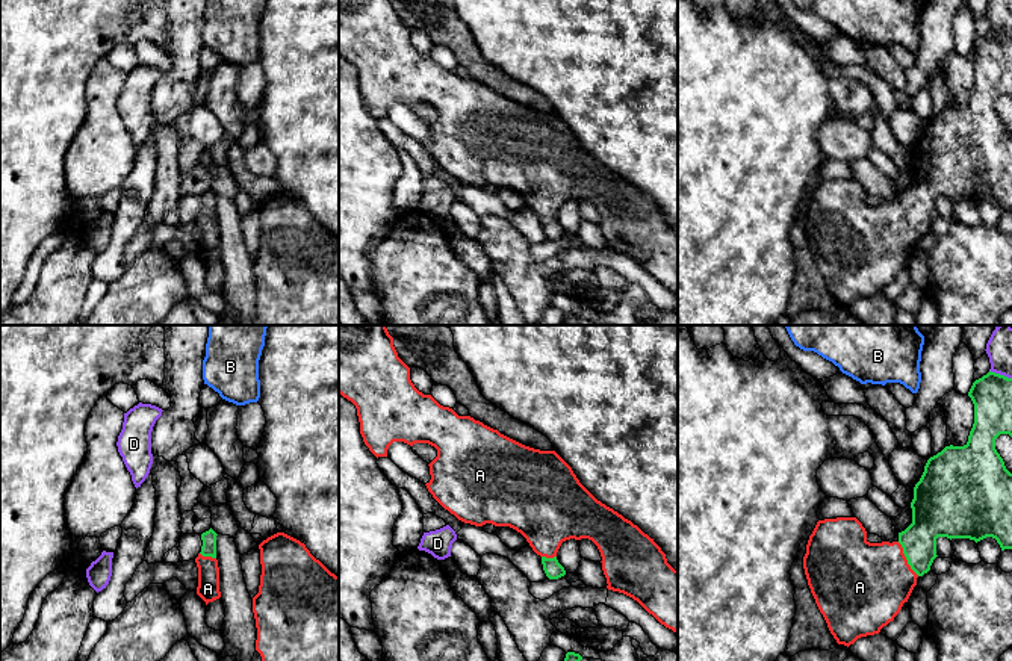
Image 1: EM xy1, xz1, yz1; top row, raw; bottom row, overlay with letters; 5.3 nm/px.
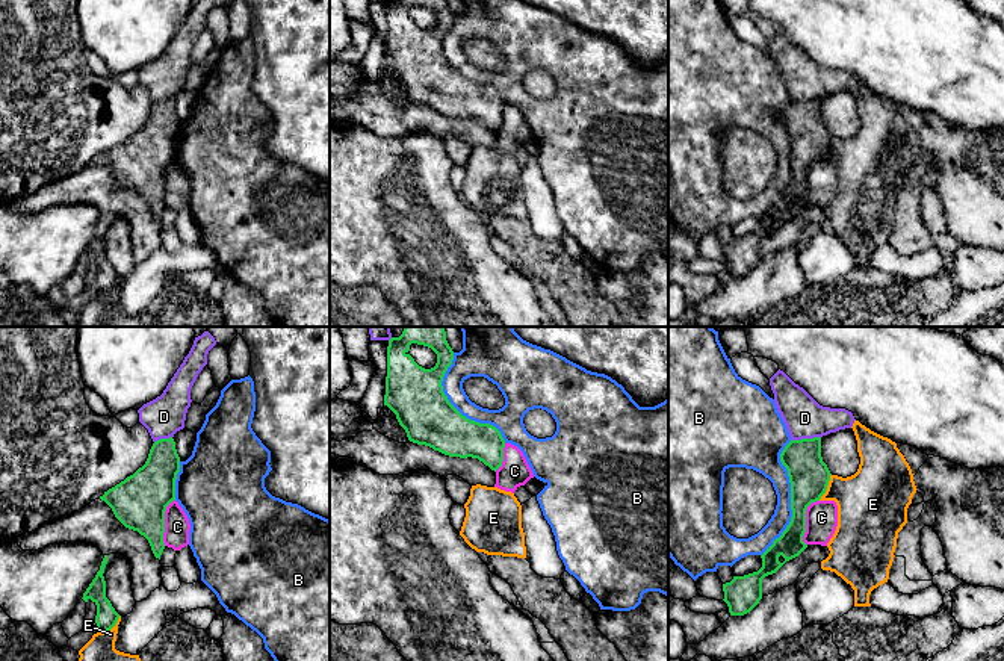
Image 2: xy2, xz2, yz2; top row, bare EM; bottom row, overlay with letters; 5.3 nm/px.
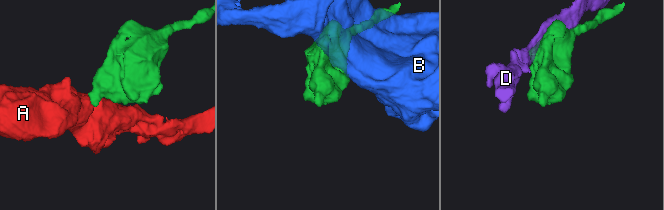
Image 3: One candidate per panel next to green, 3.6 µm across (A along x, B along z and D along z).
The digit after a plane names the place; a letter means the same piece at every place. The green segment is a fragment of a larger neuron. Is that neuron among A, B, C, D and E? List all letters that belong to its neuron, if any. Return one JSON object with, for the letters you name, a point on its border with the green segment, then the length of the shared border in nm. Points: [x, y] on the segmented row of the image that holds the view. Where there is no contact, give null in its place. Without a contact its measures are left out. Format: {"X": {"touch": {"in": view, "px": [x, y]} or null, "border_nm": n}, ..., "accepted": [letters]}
{"A": {"touch": {"in": "yz1", "px": [906, 558]}, "border_nm": 220}, "accepted": ["A"]}

